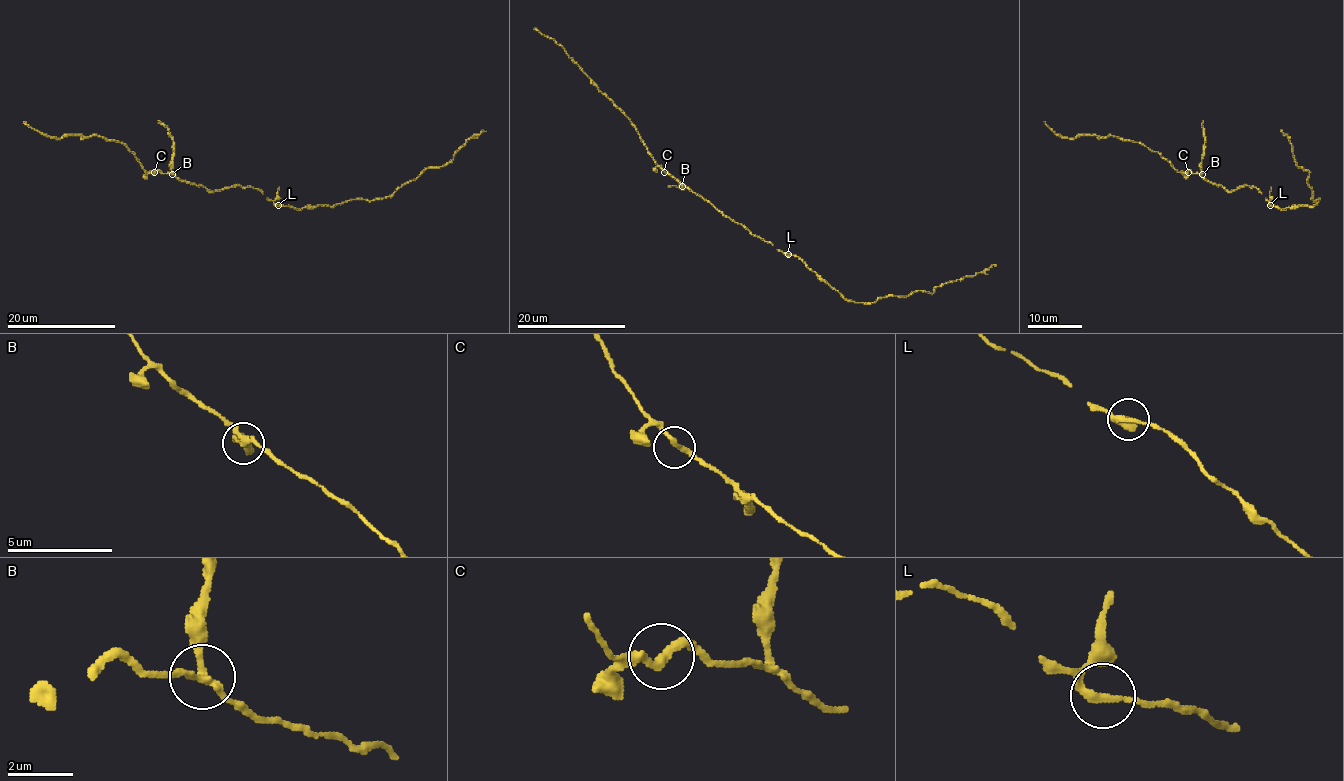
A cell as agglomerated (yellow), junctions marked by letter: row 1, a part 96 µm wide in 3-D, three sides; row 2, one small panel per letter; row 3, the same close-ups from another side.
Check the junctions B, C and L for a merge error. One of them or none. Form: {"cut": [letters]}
{"cut": ["B"]}

